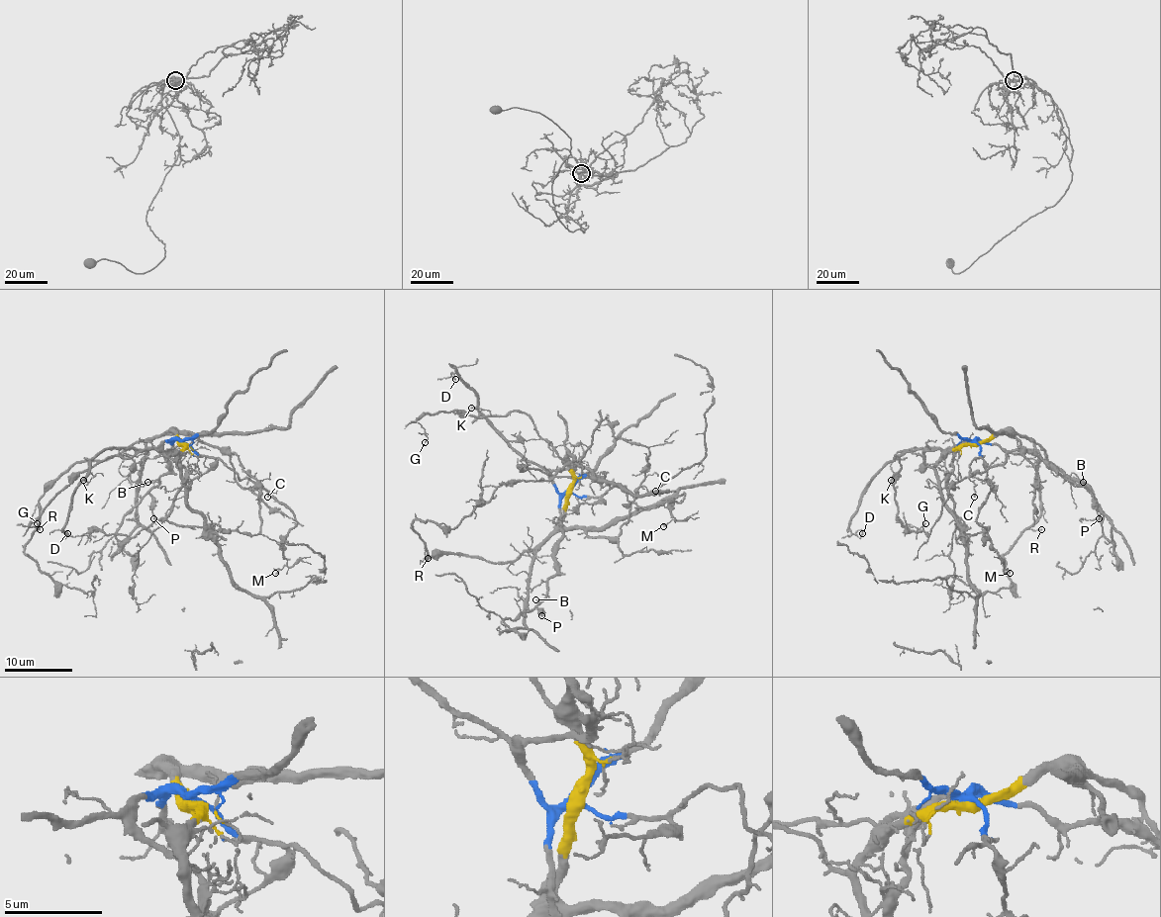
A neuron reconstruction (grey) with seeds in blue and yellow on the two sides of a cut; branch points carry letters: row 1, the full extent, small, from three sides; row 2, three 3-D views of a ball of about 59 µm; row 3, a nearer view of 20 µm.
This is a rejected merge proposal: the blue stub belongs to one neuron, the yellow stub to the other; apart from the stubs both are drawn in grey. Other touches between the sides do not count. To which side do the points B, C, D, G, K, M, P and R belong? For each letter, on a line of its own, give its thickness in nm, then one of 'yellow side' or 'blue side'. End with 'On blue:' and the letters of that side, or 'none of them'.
B: 80 nm thick; blue side
C: 110 nm thick; yellow side
D: 100 nm thick; blue side
G: 110 nm thick; yellow side
K: 90 nm thick; blue side
M: 70 nm thick; blue side
P: 140 nm thick; blue side
R: 120 nm thick; yellow side
On blue: B, D, K, M, P

